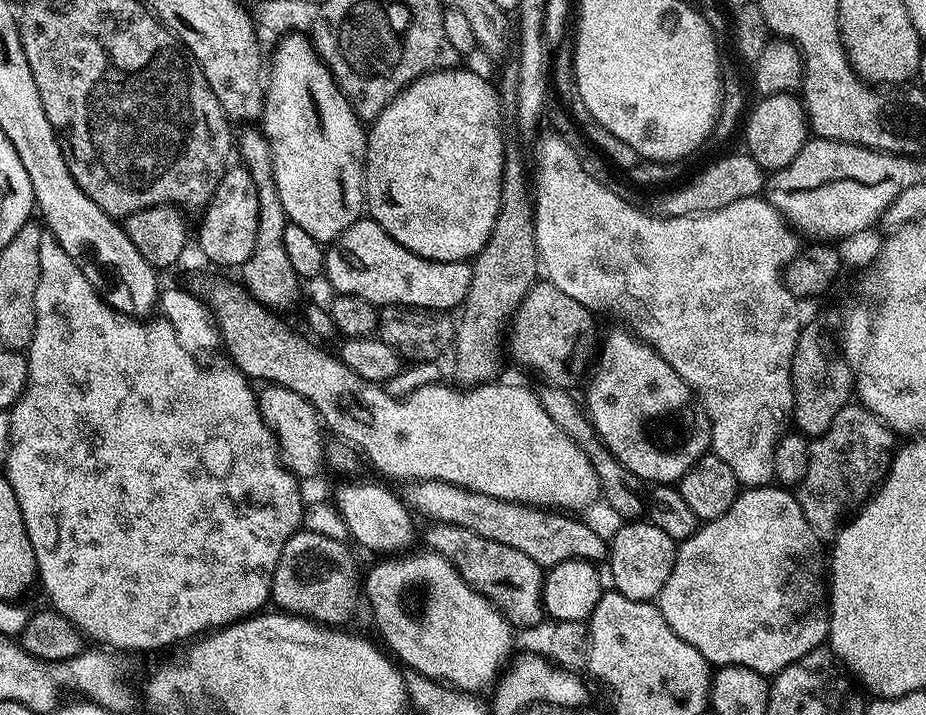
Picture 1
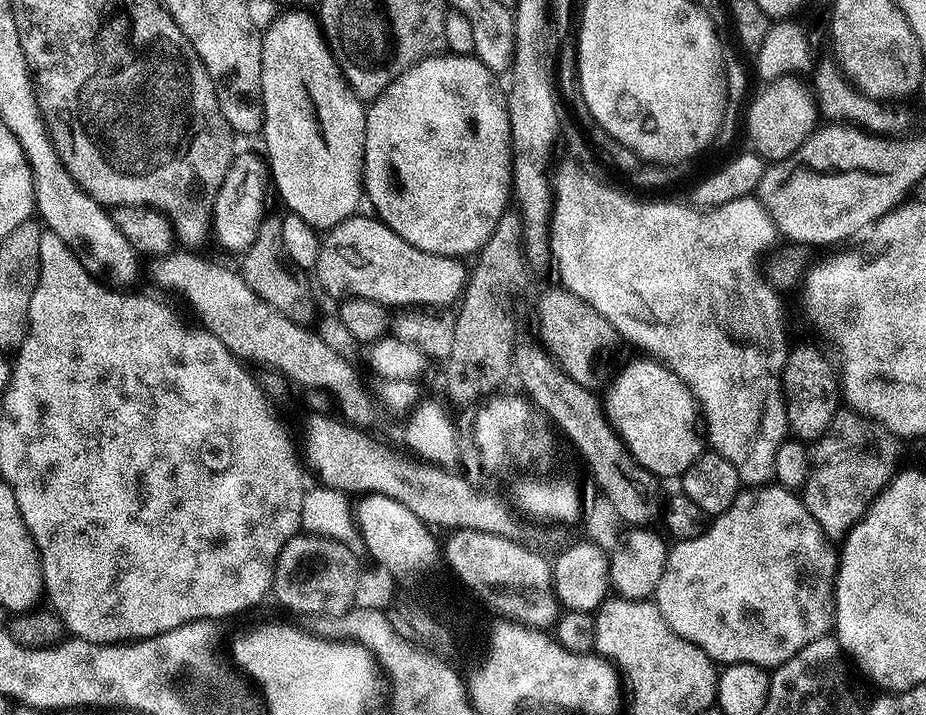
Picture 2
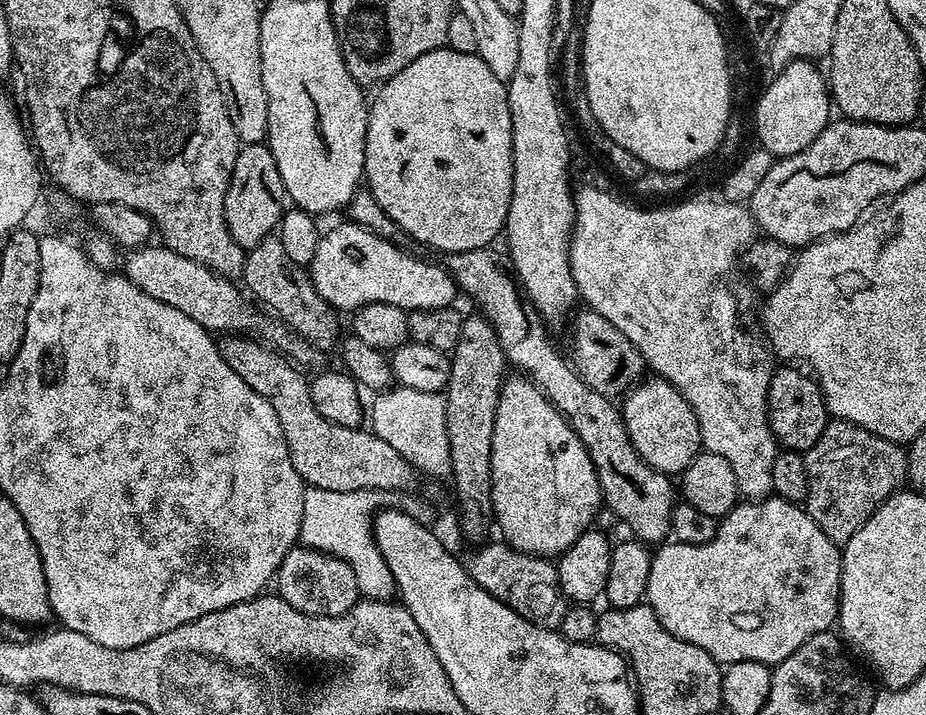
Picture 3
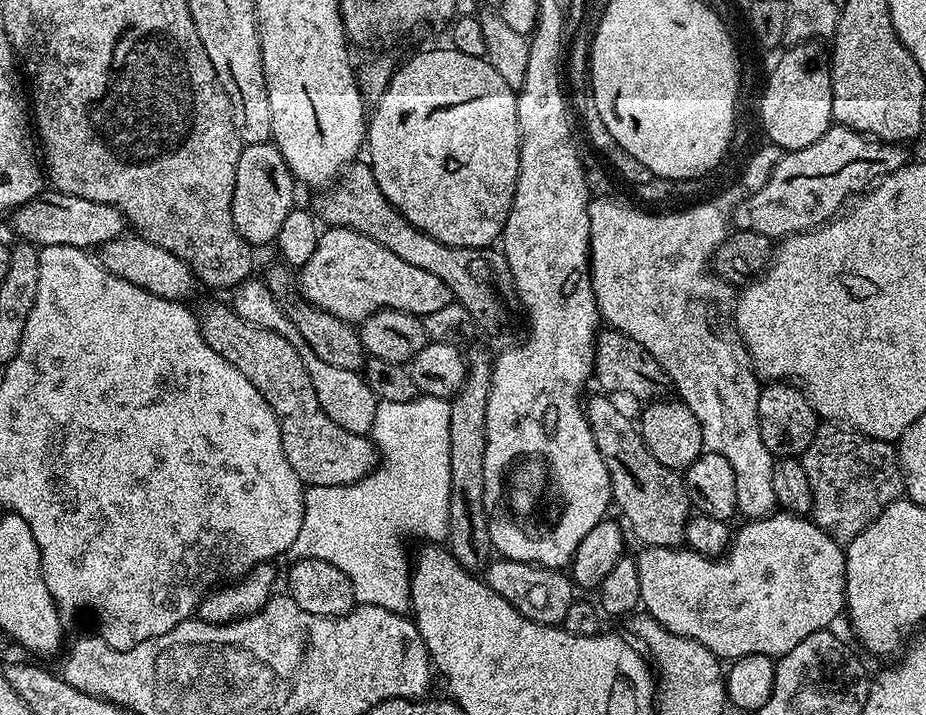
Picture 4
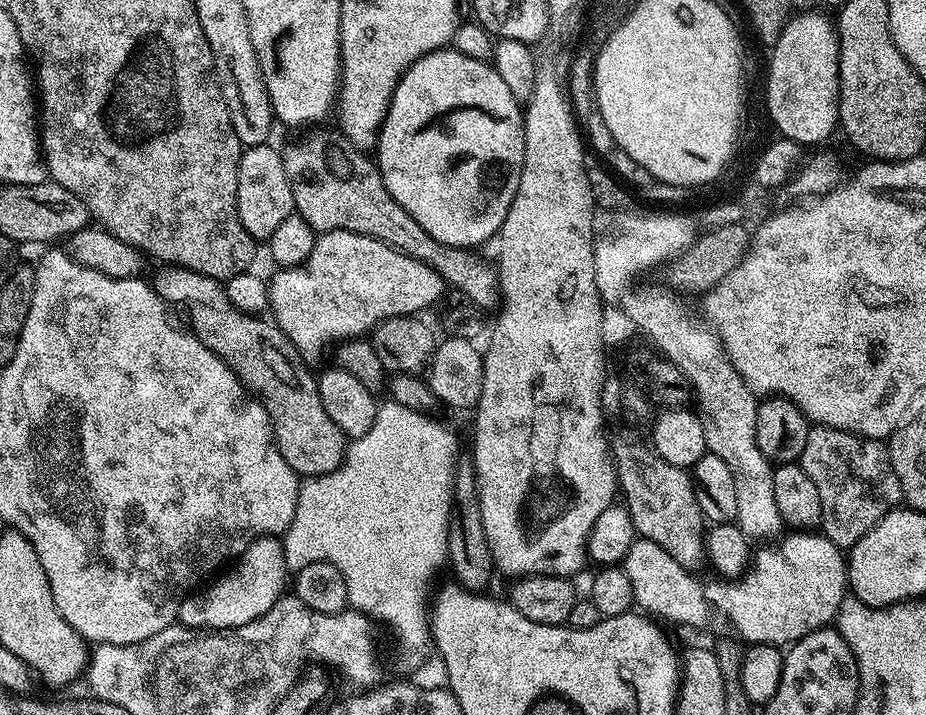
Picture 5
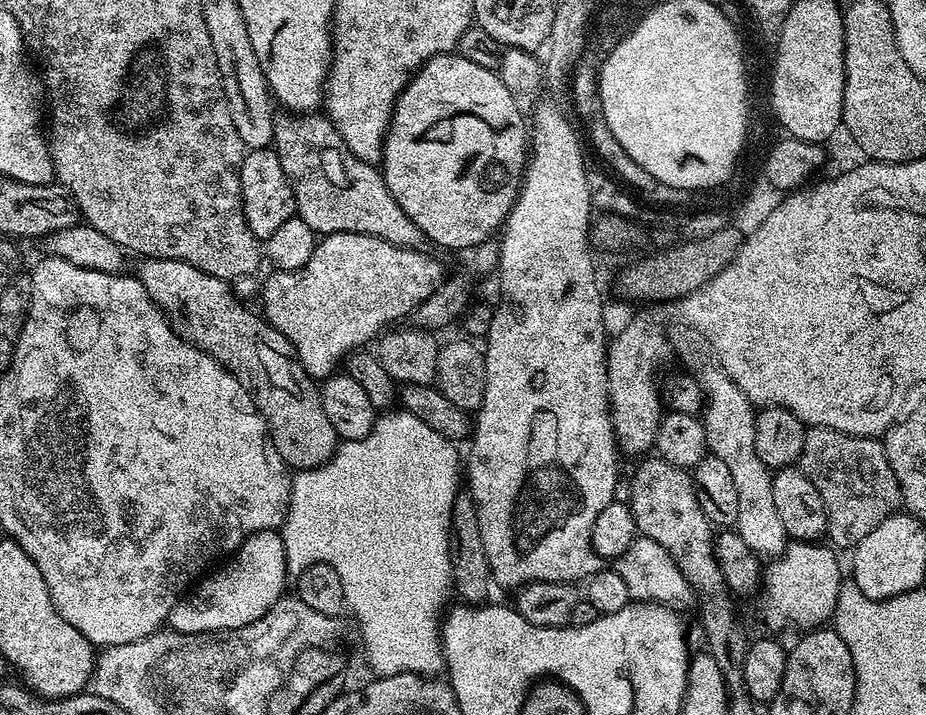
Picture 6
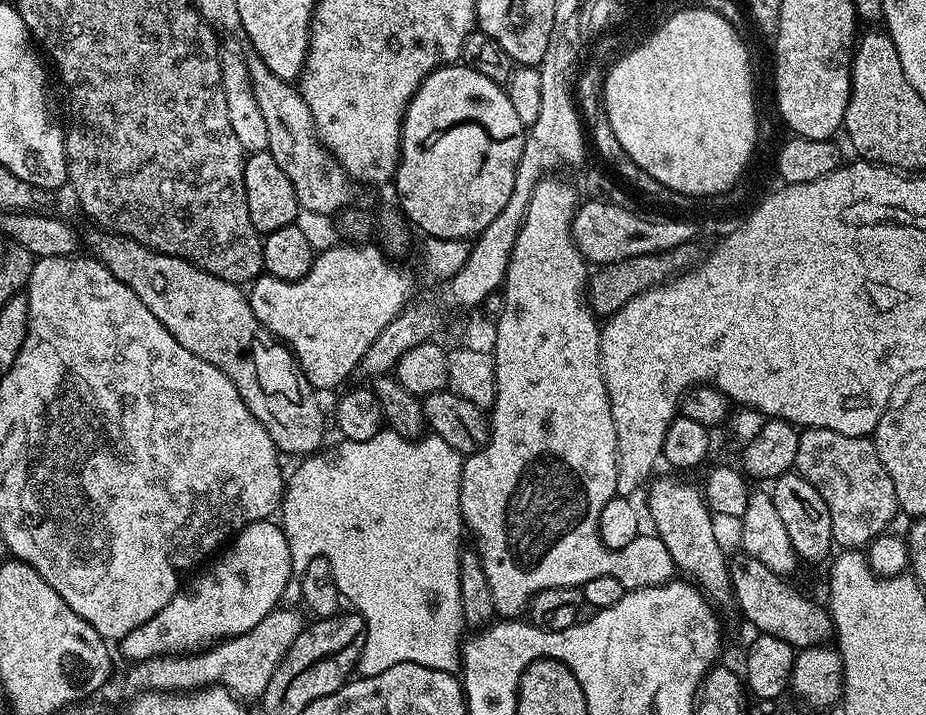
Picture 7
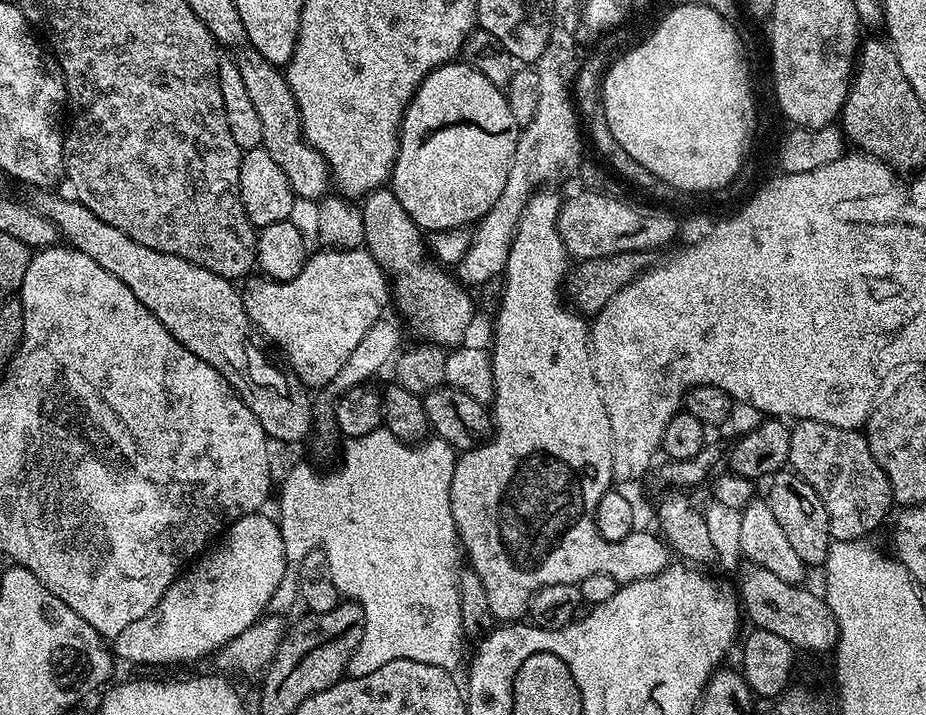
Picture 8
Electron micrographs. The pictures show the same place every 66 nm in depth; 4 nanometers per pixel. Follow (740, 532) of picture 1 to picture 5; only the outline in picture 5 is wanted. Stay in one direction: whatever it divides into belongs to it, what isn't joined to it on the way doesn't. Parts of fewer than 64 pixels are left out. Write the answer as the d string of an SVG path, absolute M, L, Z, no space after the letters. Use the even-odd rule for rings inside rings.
M796 530L777 544L768 542L765 548L755 549L750 567L743 576L728 580L716 590L714 604L730 622L743 643L774 645L786 648L808 633L827 627L840 610L848 592L848 565L845 553L834 542L812 530ZM638 538L628 551L626 571L634 586L636 604L649 617L661 621L673 620L676 624L700 624L704 620L704 588L700 580L689 569L683 568L662 546ZM644 608L645 609L644 609ZM656 616L661 616L656 617ZM664 619L664 620L663 620Z

